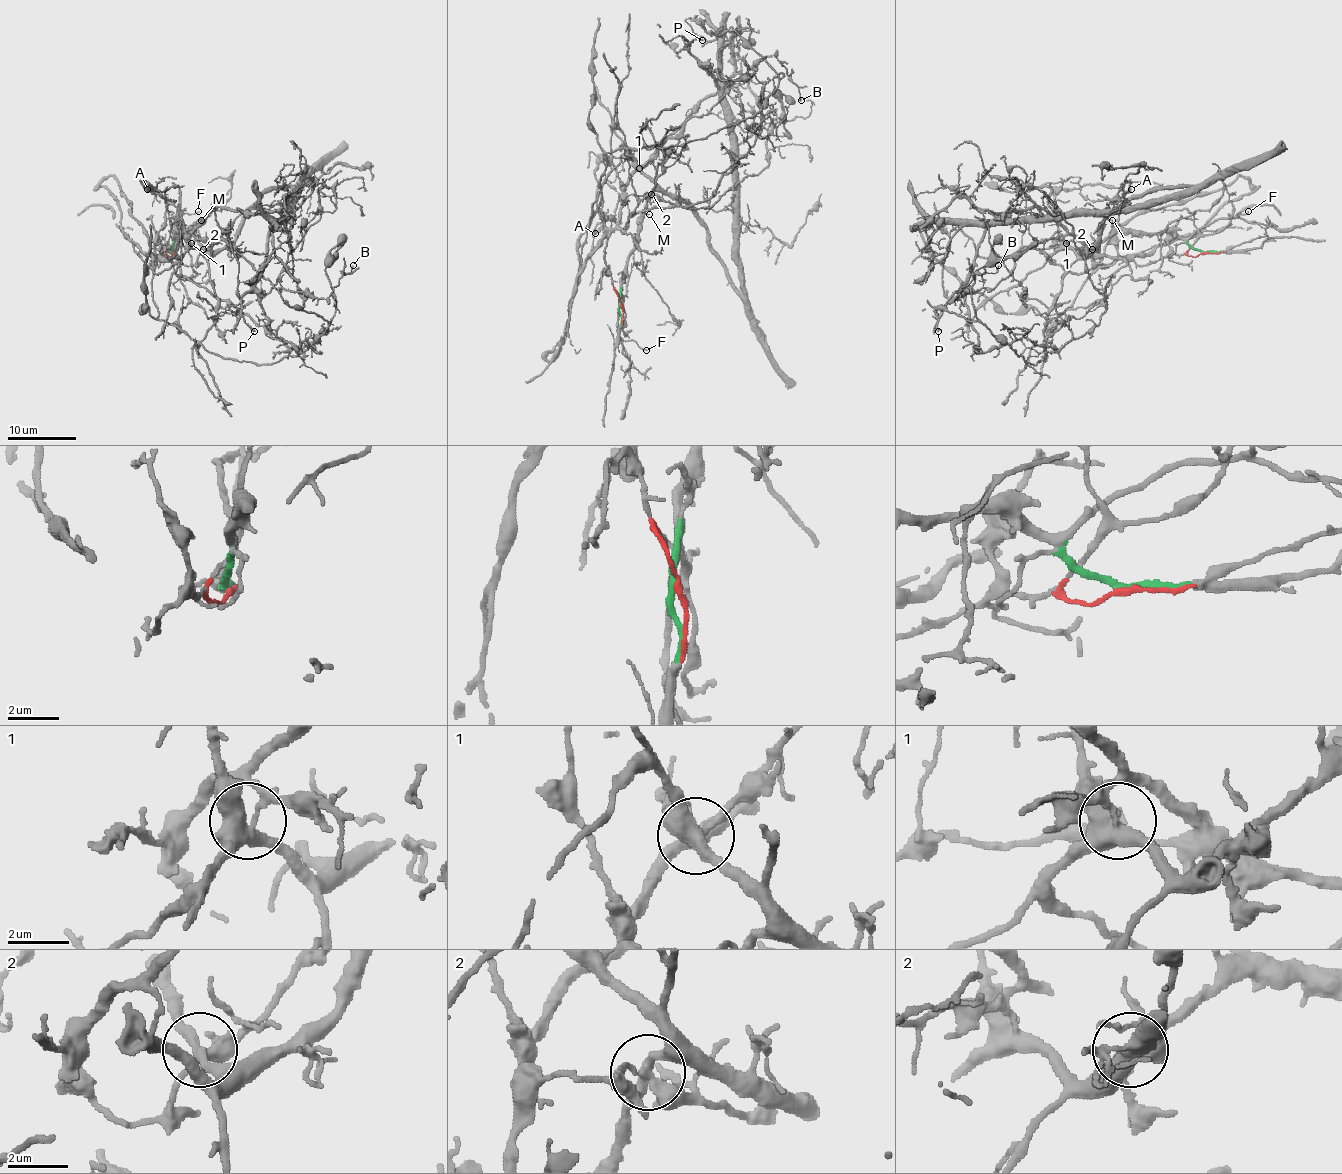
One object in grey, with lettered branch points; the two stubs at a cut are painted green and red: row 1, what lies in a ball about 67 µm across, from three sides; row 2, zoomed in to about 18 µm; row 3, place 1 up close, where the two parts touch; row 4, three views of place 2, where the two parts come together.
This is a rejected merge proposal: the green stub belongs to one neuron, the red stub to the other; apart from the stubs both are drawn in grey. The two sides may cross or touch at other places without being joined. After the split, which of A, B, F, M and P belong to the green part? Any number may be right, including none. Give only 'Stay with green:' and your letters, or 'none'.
Stay with green: A, F, M, P

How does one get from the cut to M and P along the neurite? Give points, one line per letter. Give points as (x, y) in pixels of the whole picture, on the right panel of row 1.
M: (1202, 252), (1193, 250), (1171, 231), (1118, 231), (1112, 226), (1112, 219)
P: (1202, 252), (1171, 231), (1118, 231), (1088, 252), (1128, 200), (1188, 187), (995, 221), (939, 331)

